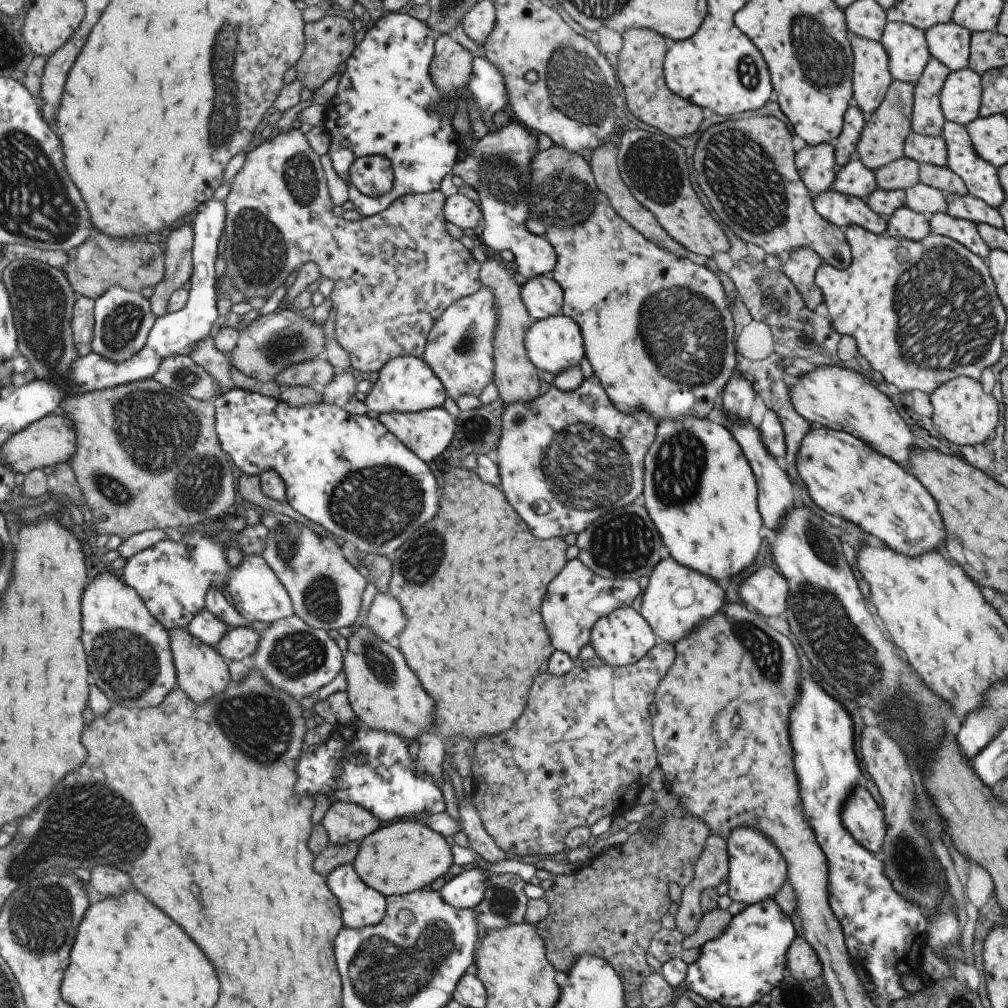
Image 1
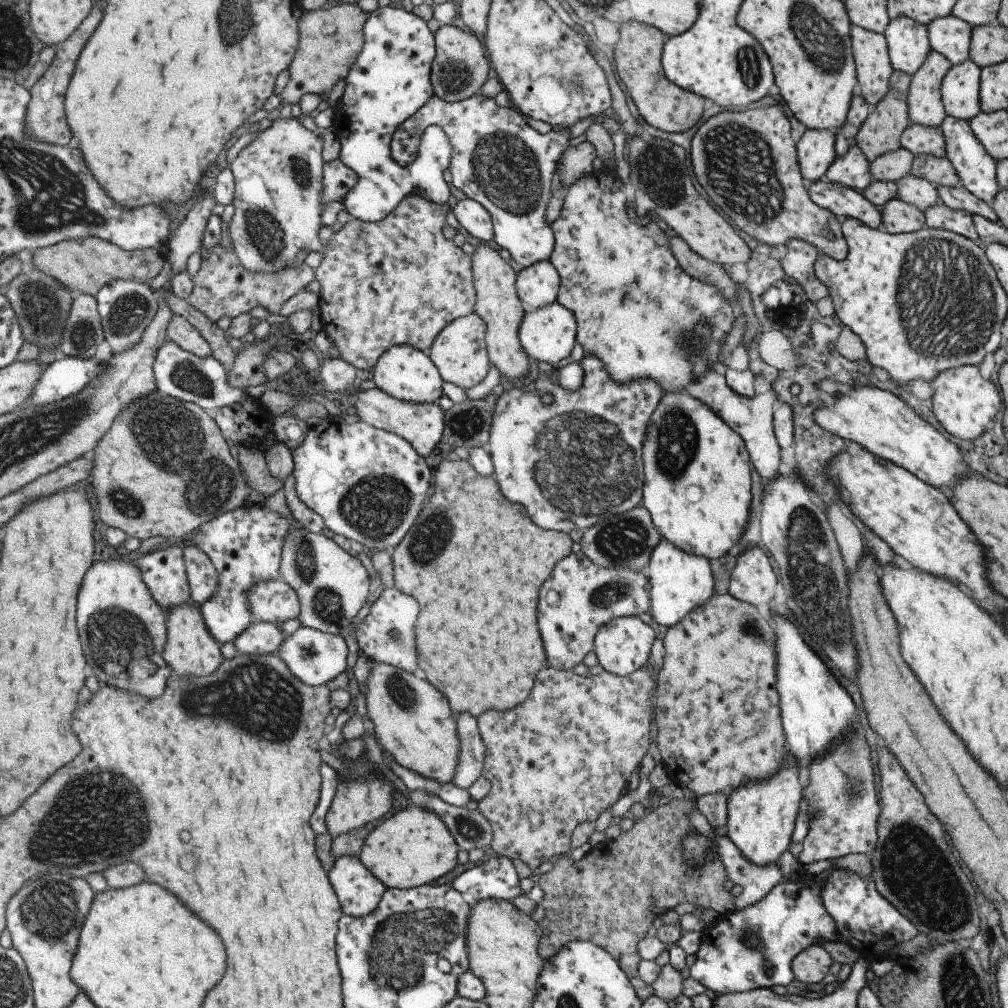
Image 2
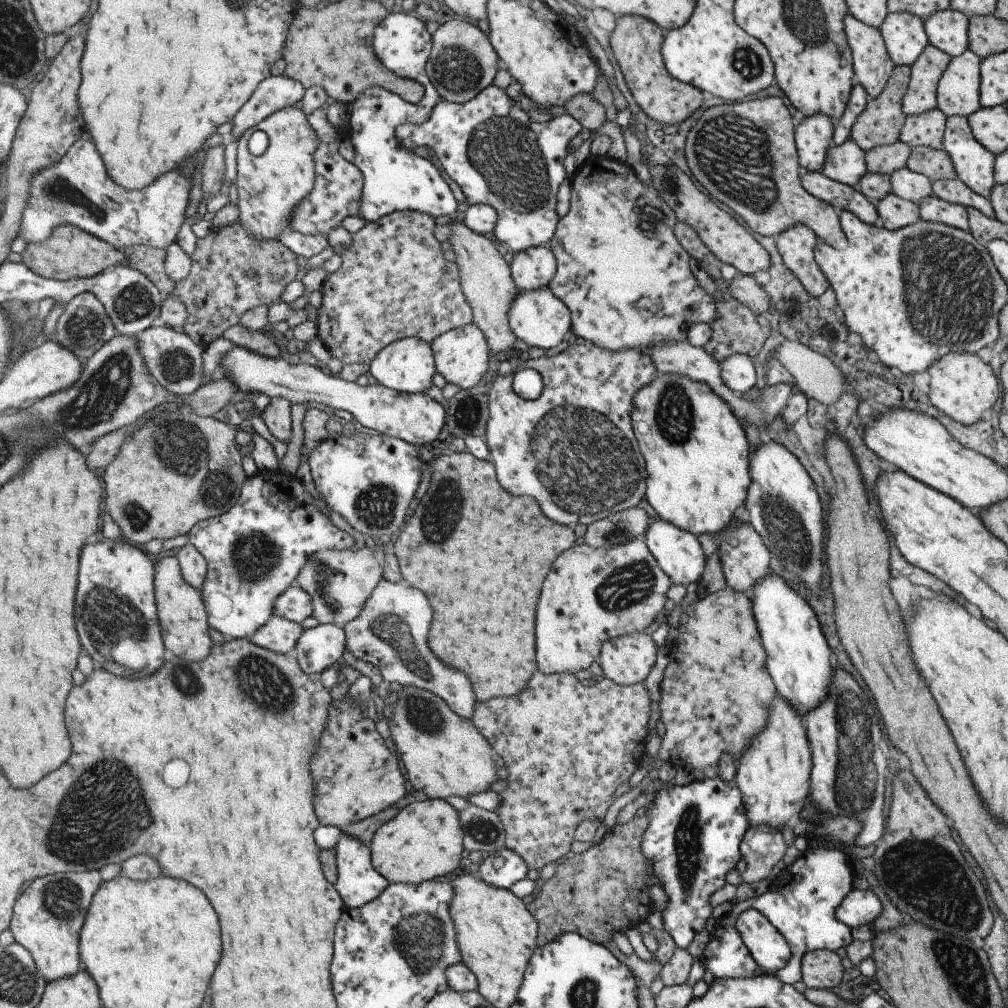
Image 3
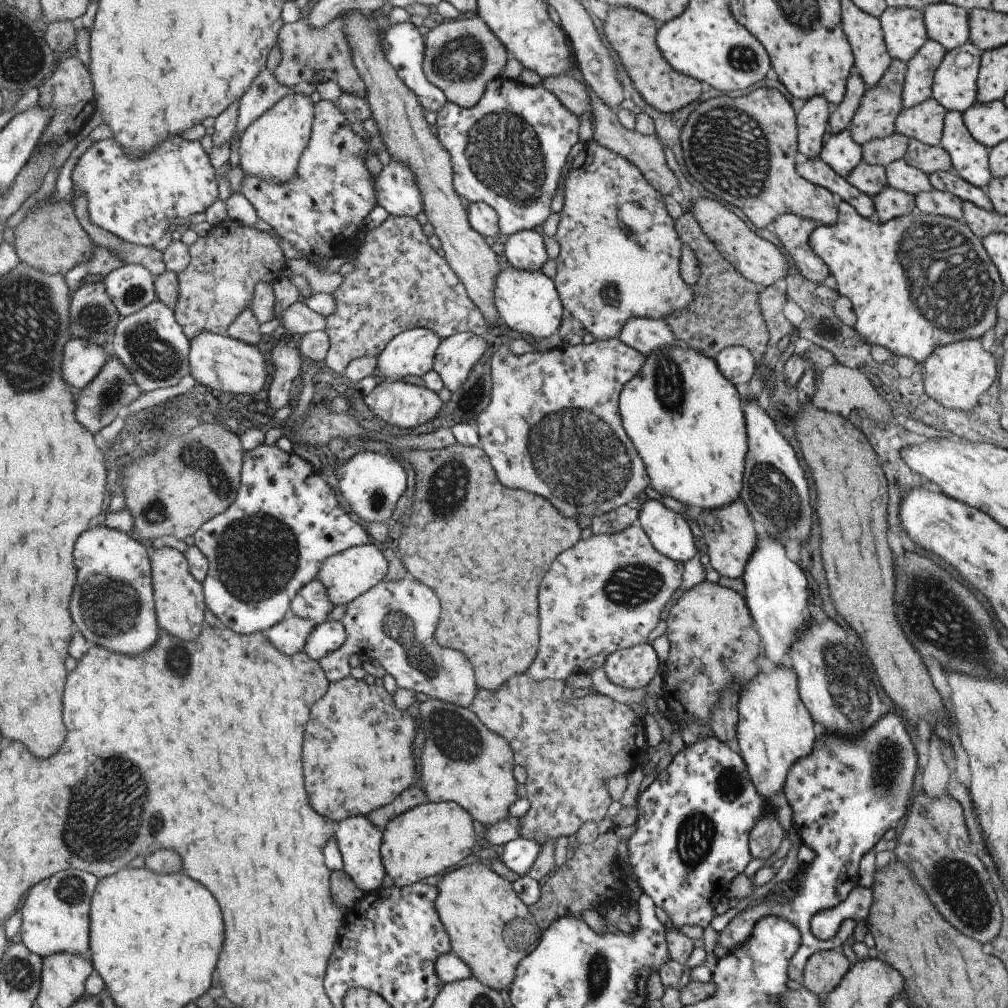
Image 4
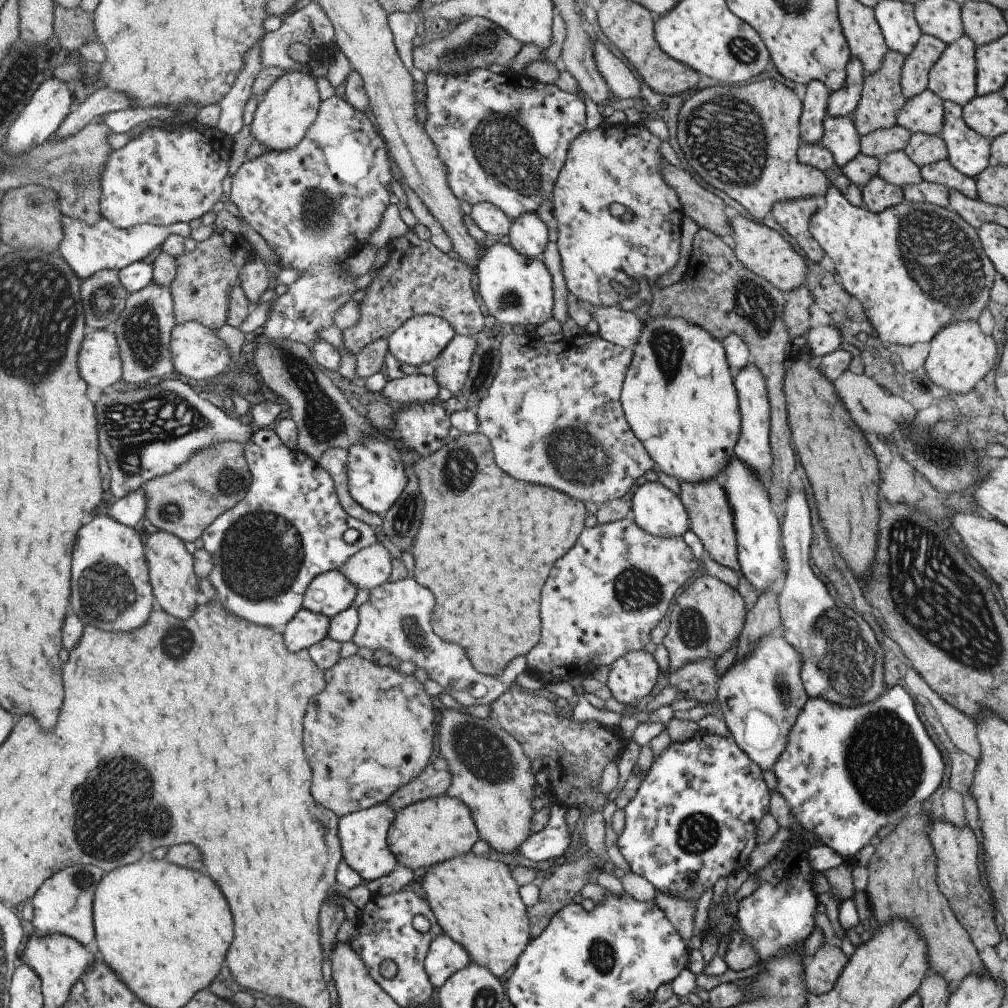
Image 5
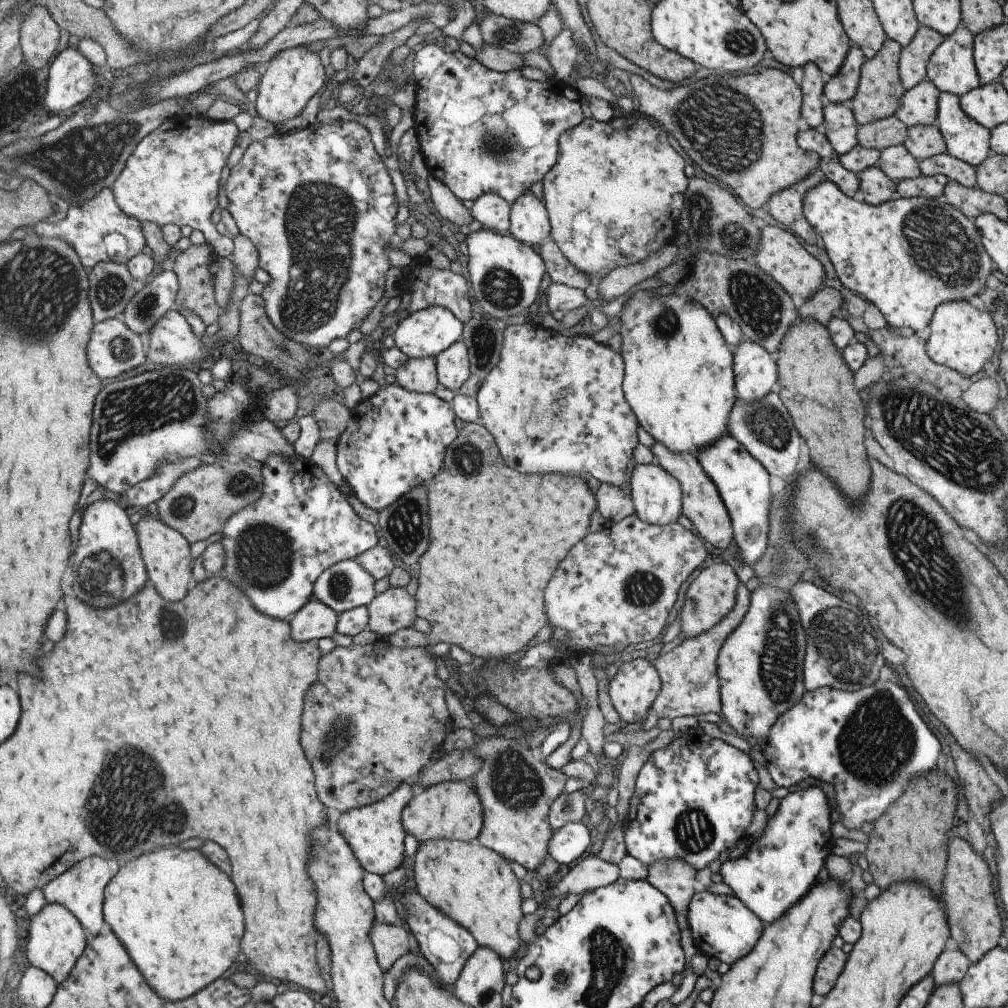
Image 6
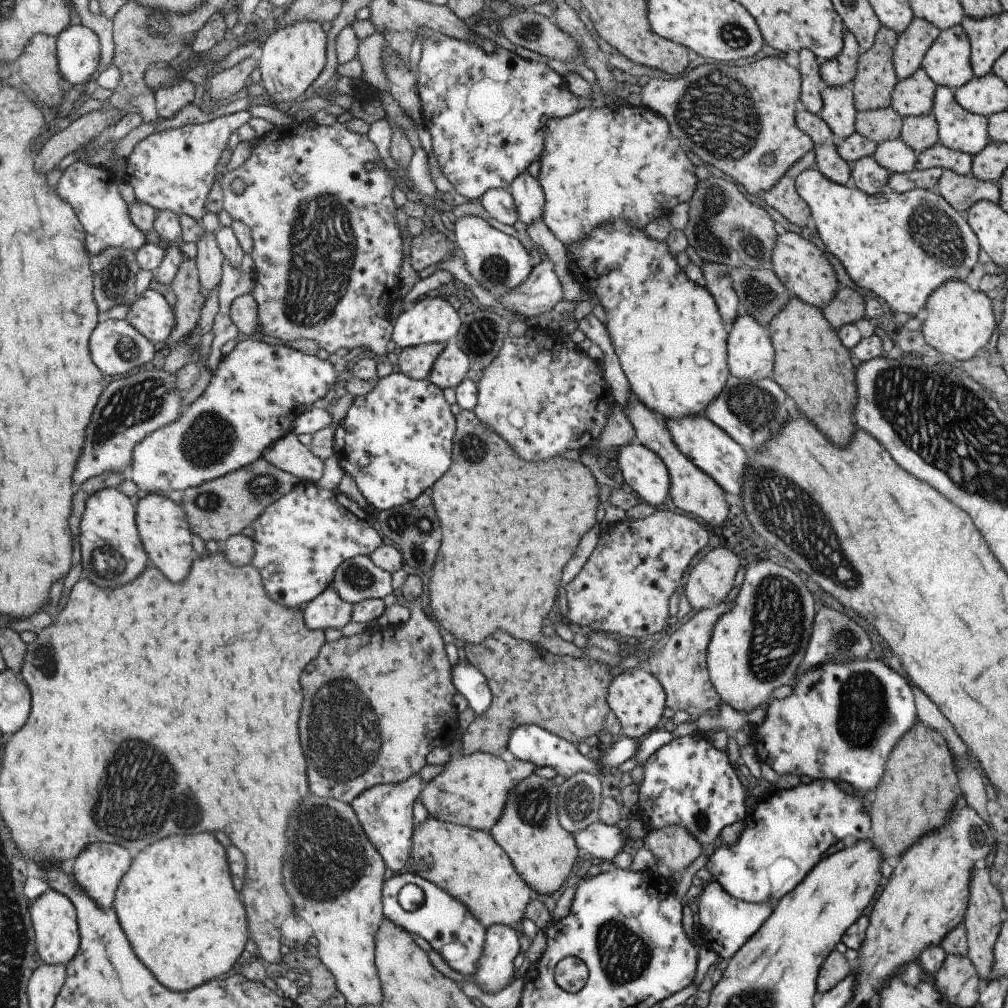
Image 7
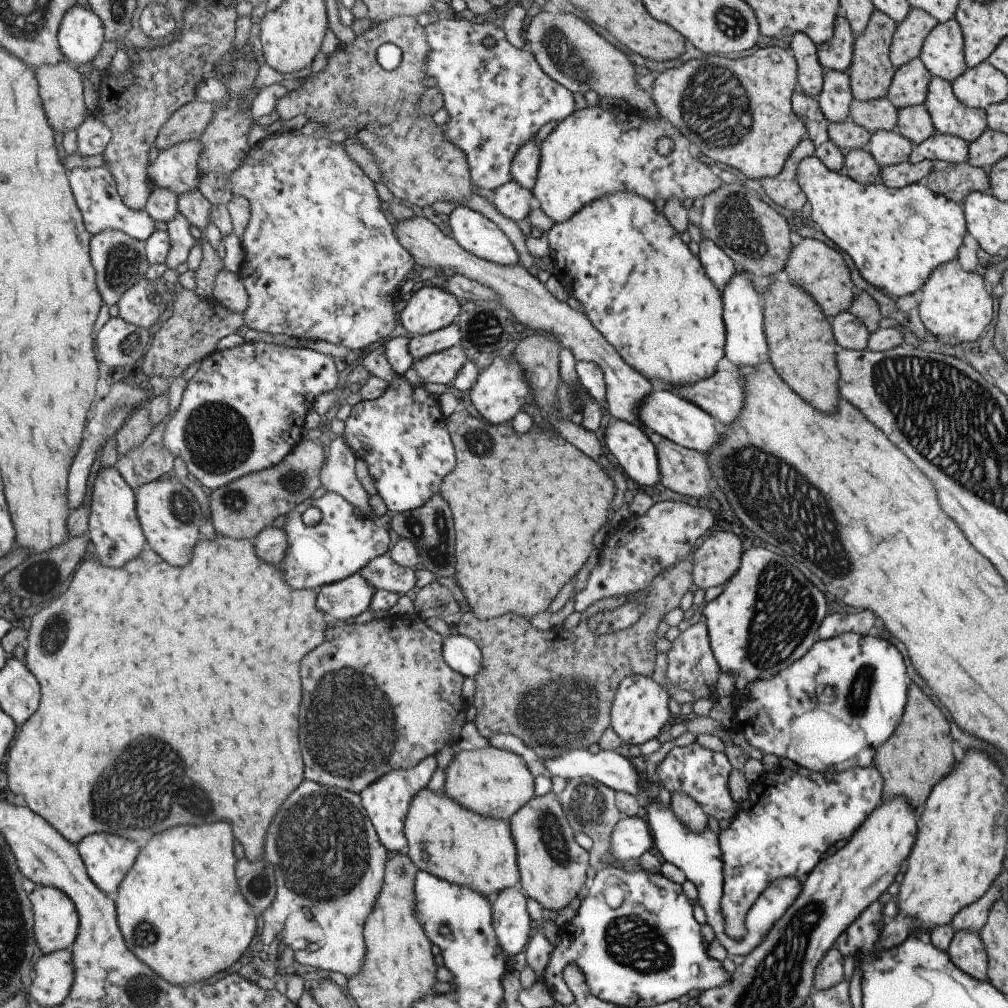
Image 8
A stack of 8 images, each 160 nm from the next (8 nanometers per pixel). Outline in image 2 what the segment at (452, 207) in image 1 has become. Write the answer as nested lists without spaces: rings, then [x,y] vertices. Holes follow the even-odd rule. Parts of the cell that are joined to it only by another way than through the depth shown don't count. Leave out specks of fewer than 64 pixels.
[[[459,200],[451,210],[457,222],[481,243],[492,238],[492,222],[489,213],[478,202]]]

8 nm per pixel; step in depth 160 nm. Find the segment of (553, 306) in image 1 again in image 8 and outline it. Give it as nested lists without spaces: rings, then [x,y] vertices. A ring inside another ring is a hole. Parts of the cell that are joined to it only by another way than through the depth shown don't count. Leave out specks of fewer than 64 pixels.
[[[527,139],[515,151],[510,164],[512,180],[520,187],[532,190],[538,171],[540,146],[535,139]]]

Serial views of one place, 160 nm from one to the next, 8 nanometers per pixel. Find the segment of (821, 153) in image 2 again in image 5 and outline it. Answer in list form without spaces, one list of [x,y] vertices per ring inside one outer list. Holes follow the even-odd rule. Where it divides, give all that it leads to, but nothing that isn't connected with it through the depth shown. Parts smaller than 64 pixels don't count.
[[[811,79],[805,85],[798,124],[801,142],[817,143],[822,137],[822,120],[827,114],[826,100],[829,93],[830,90],[821,81]]]

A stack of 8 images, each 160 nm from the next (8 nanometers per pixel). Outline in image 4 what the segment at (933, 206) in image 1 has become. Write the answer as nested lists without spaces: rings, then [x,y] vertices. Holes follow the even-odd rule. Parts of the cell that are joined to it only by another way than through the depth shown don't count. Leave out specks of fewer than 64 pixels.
[[[902,158],[886,164],[884,173],[887,185],[913,196],[932,188],[927,175],[908,165]]]

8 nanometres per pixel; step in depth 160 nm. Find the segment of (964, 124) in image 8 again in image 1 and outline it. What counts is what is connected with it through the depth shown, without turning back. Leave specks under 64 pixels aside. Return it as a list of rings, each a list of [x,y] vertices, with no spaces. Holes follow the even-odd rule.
[[[945,121],[940,135],[946,144],[946,167],[959,176],[966,186],[967,193],[980,198],[985,204],[996,209],[1005,198],[1005,194],[999,184],[996,168],[986,160],[983,160],[974,151],[966,128],[963,125]]]

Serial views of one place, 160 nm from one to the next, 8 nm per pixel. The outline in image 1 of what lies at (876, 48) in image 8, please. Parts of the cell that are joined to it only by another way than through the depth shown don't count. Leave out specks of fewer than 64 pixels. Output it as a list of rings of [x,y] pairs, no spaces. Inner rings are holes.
[[[892,79],[885,91],[883,100],[864,122],[855,145],[855,156],[870,171],[889,164],[902,157],[905,137],[911,132],[910,114],[912,113],[913,83]]]

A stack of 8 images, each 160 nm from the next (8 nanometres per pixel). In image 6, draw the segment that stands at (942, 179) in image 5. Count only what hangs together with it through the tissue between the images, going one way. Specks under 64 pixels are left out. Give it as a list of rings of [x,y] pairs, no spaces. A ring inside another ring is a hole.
[[[939,153],[929,158],[918,161],[918,169],[921,175],[943,175],[948,180],[961,184],[965,188],[976,186],[974,168],[962,160],[953,158],[947,153]]]

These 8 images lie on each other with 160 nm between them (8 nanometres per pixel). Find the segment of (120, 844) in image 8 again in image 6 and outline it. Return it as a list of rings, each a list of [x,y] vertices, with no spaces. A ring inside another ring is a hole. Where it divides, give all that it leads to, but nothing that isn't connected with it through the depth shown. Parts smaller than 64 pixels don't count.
[[[90,856],[78,862],[73,868],[52,880],[45,888],[44,893],[48,903],[64,904],[70,908],[75,916],[88,928],[89,935],[95,936],[109,928],[104,917],[106,904],[106,888],[111,880],[121,870],[120,862],[115,857]]]

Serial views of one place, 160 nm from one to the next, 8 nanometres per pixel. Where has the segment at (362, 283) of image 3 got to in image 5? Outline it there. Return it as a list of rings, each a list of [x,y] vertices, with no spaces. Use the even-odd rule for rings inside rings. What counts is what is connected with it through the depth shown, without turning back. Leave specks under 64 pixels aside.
[[[410,230],[389,242],[388,248],[387,262],[380,270],[378,278],[366,288],[367,294],[363,301],[358,303],[357,324],[342,331],[342,339],[348,351],[355,355],[367,343],[377,339],[387,339],[406,320],[422,314],[443,317],[454,328],[457,335],[471,337],[481,330],[485,313],[479,309],[479,302],[475,300],[475,294],[471,289],[469,266],[461,260],[449,258],[447,253],[439,251],[428,240],[419,240]]]

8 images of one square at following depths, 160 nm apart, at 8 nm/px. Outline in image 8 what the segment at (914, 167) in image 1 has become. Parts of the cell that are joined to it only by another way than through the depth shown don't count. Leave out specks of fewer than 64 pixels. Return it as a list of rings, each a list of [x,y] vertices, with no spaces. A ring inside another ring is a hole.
[[[886,96],[864,101],[852,98],[848,109],[849,118],[870,133],[891,131],[896,126],[896,108]]]

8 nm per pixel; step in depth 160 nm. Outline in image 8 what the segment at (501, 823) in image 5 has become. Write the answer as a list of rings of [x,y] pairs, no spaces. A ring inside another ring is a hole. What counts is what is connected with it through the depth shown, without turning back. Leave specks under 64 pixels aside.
[[[552,791],[541,797],[531,797],[531,800],[516,810],[508,821],[516,850],[519,889],[525,897],[535,900],[545,914],[554,916],[556,911],[569,904],[572,898],[579,897],[587,885],[591,873],[587,850],[573,839],[575,833],[570,830],[561,805]]]

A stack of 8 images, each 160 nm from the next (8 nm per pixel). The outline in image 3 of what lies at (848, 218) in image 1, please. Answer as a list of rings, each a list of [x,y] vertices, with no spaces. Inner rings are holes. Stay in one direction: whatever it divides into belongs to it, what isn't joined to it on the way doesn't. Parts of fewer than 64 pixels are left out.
[[[805,172],[800,182],[803,190],[817,200],[831,204],[837,212],[849,211],[865,224],[878,225],[876,206],[868,202],[856,188],[834,182],[820,172]]]

